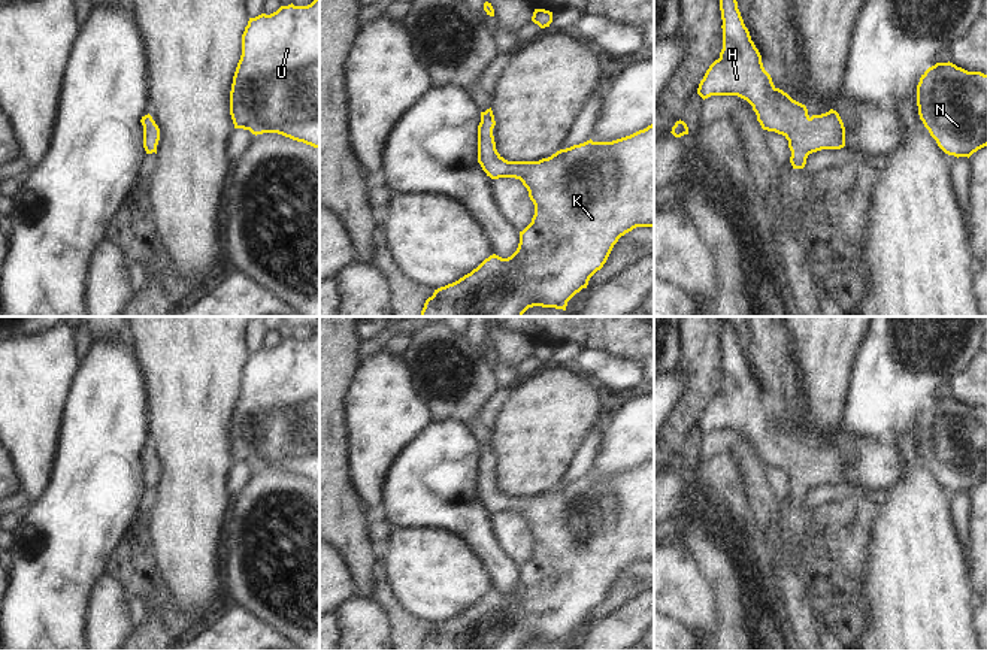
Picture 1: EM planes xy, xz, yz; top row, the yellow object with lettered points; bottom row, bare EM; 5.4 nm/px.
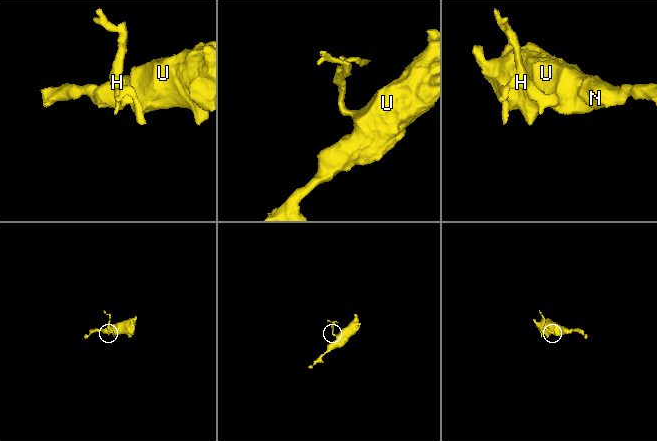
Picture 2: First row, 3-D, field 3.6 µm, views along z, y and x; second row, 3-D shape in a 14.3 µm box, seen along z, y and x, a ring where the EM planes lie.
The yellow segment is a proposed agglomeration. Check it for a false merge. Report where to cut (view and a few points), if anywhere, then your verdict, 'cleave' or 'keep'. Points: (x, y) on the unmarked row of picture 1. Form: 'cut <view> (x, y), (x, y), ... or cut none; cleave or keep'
cut none; keep

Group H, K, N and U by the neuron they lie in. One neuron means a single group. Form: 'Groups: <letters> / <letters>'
Groups: H K N U.

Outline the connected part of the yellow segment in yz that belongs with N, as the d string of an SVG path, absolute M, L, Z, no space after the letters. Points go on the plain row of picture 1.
M936 397L920 412L917 440L945 488L969 493L987 481L987 409Z

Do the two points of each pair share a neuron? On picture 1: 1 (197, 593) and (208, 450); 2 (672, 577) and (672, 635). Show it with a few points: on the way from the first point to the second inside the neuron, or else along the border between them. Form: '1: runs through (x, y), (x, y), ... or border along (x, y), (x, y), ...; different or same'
1: runs through (197, 557), (197, 486); same
2: border along (669, 615), (698, 635); different

